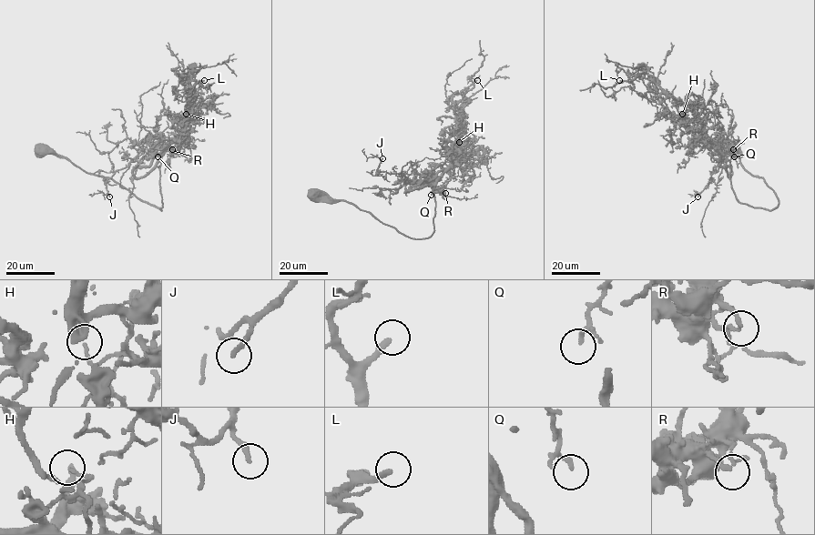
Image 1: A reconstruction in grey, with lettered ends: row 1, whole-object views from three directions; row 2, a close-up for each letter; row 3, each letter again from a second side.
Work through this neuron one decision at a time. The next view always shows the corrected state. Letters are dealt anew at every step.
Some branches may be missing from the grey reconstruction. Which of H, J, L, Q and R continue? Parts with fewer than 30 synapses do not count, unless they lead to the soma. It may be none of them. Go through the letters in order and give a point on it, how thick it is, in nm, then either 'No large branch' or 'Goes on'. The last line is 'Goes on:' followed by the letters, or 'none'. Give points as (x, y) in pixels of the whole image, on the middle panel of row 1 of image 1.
H: Place: (459, 142). Thickness 90 nm. No large branch
J: Place: (382, 158). Thickness 220 nm. No large branch
L: Place: (477, 80). Thickness 240 nm. Goes on
Q: Place: (431, 195). Thickness 120 nm. No large branch
R: Place: (445, 193). Thickness 140 nm. No large branch
Goes on: L

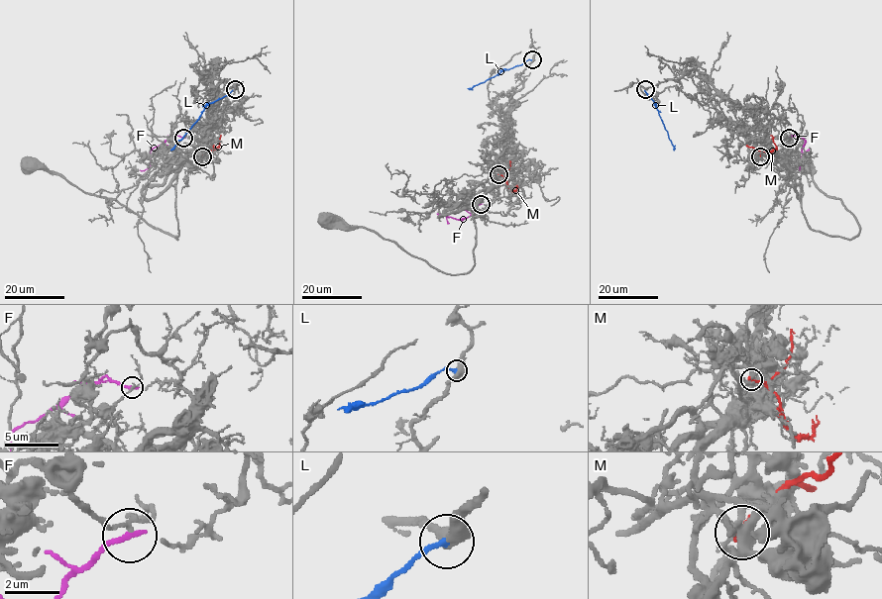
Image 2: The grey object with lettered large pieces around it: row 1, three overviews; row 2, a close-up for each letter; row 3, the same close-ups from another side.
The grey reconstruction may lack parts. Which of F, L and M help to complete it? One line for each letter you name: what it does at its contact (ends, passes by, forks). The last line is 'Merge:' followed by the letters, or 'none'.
L: It ends there
Merge: L

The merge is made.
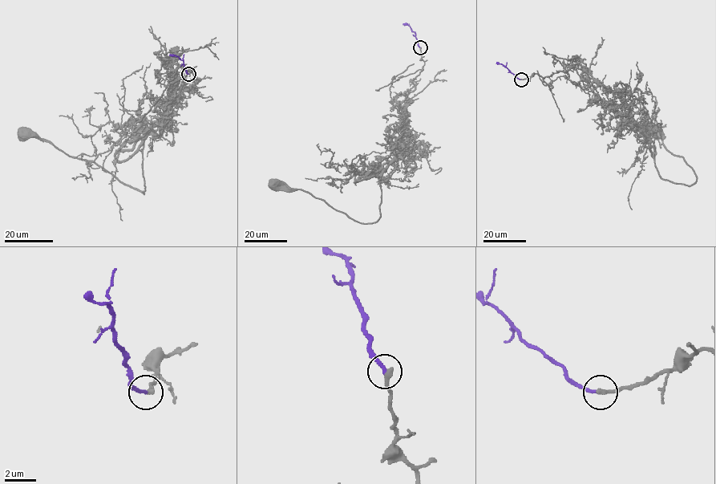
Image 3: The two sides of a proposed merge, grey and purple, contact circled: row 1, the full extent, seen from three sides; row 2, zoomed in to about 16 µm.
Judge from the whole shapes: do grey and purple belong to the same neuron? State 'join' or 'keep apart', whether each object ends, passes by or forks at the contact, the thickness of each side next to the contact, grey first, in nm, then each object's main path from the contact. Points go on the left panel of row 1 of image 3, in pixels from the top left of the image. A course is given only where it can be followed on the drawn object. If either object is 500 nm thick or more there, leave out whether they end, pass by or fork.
join; grey ends there; purple ends there; 360 nm thick on the grey side, 220 nm on the other; grey runs (188, 74), (193, 67), (186, 71), (167, 58), (175, 90), (144, 140), (143, 193), (92, 161), (24, 133); purple runs (188, 74), (184, 61), (177, 56), (169, 55)

